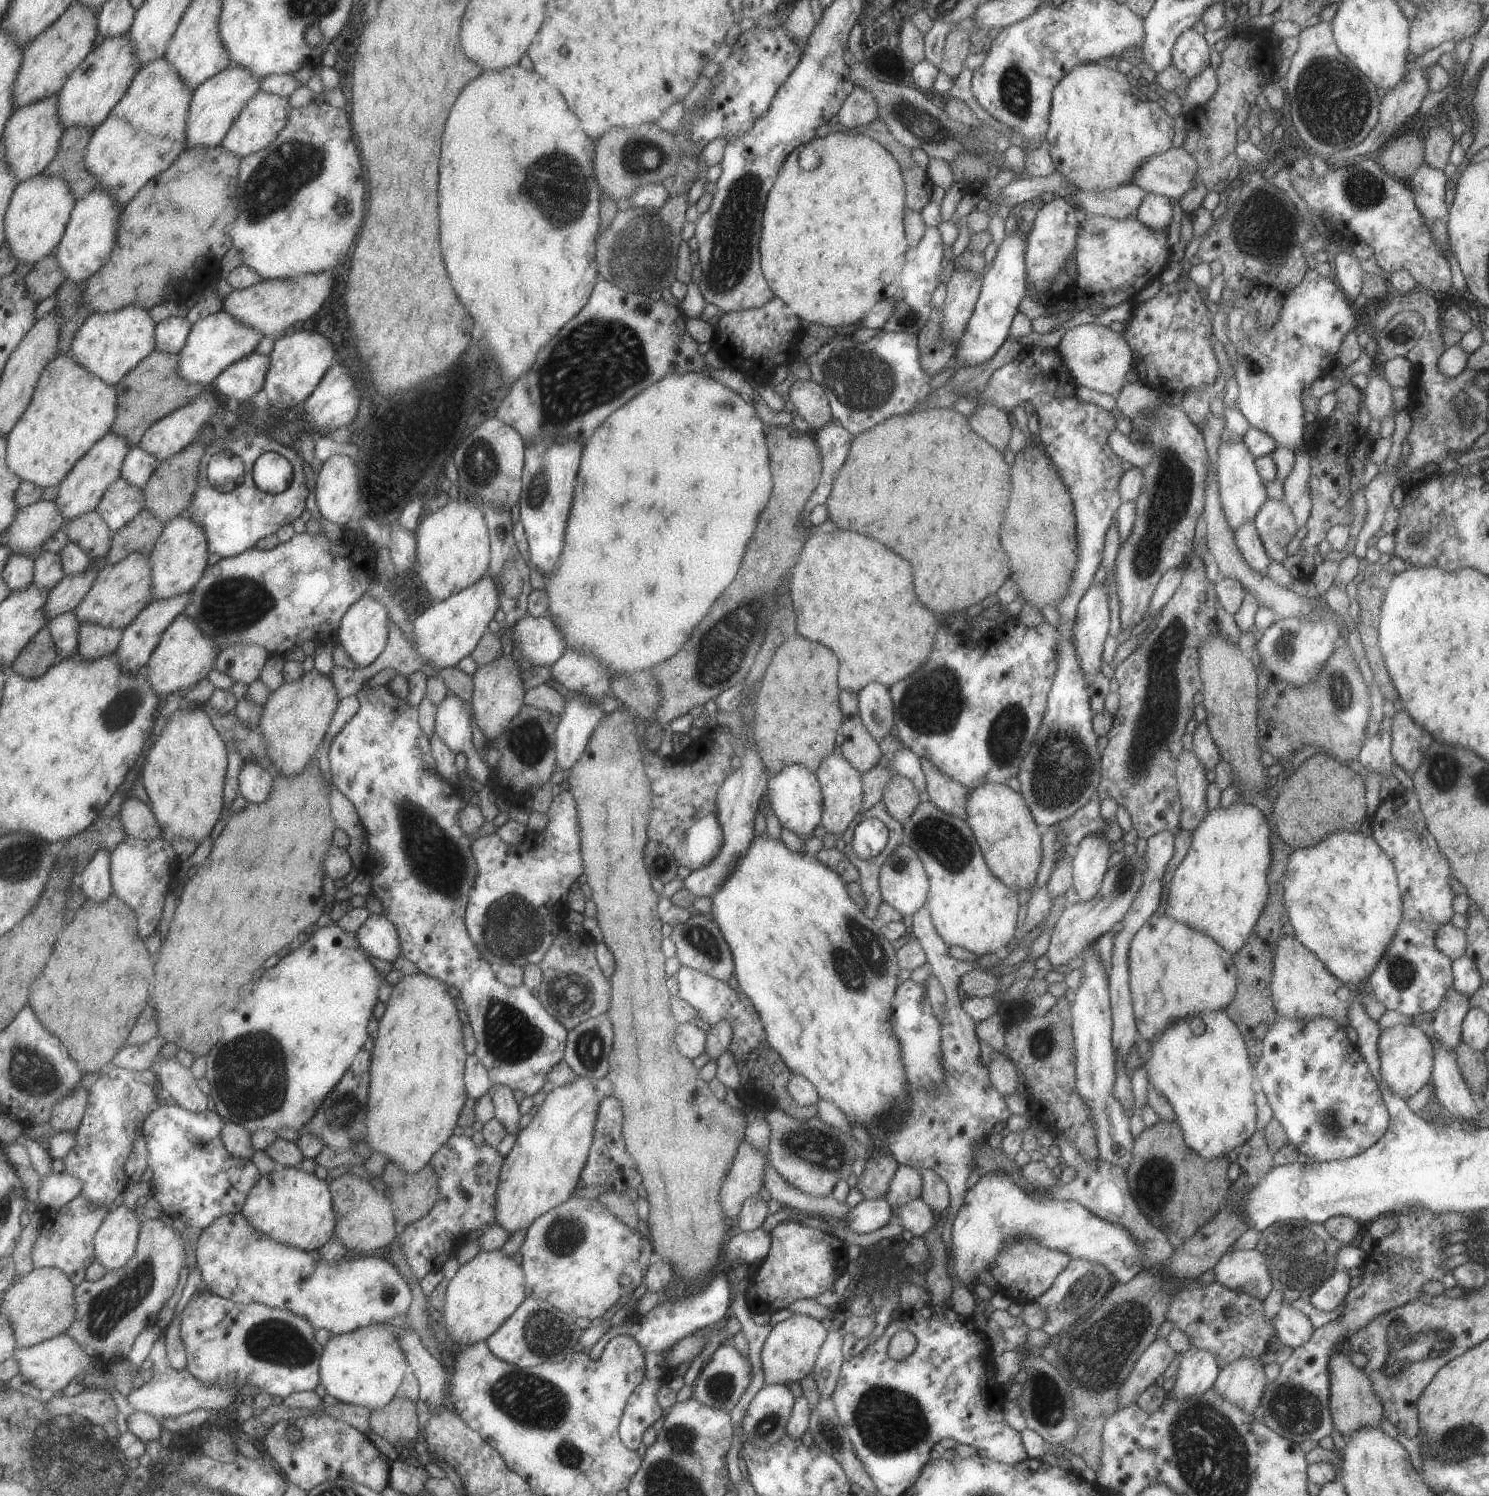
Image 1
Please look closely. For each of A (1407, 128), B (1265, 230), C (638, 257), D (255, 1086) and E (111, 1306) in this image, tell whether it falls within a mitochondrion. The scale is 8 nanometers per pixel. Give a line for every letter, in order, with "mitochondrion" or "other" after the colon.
A: other
B: mitochondrion
C: mitochondrion
D: mitochondrion
E: mitochondrion

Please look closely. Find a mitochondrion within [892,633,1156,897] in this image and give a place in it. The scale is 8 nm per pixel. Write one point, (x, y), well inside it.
(1060, 768)

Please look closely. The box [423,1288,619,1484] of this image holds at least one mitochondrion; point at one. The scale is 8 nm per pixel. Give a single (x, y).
(525, 1399)

